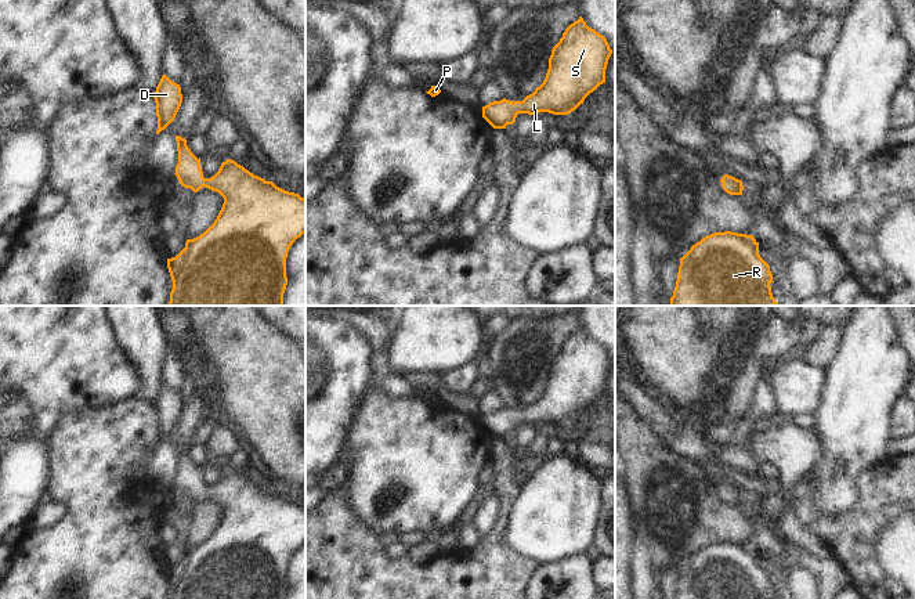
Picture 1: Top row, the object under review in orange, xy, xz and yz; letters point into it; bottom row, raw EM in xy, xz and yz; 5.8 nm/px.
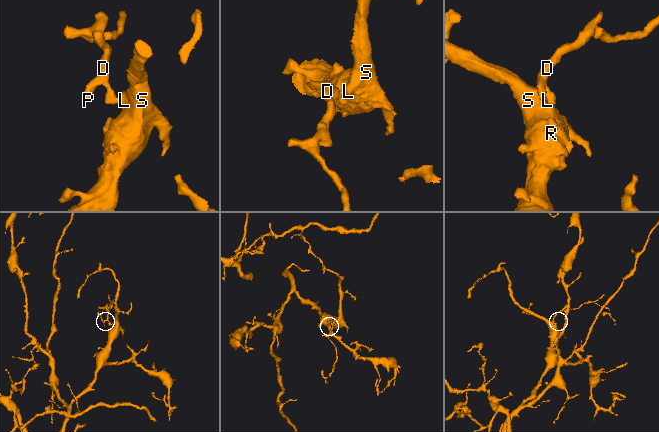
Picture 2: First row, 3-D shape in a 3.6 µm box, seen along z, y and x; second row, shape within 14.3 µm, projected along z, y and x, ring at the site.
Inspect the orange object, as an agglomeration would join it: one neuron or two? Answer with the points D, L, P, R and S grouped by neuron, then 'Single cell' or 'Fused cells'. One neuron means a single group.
Groups: D L P R S. Single cell.

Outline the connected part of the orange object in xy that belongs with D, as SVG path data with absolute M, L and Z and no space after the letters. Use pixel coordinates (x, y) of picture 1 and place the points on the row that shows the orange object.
M166 75L162 76L156 91L153 93L156 102L158 130L159 134L164 130L176 118L181 102L182 94L180 84L171 82Z

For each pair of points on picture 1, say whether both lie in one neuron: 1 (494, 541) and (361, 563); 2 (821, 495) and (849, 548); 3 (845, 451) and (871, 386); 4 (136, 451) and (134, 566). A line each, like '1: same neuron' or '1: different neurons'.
1: same neuron
2: different neurons
3: same neuron
4: same neuron

